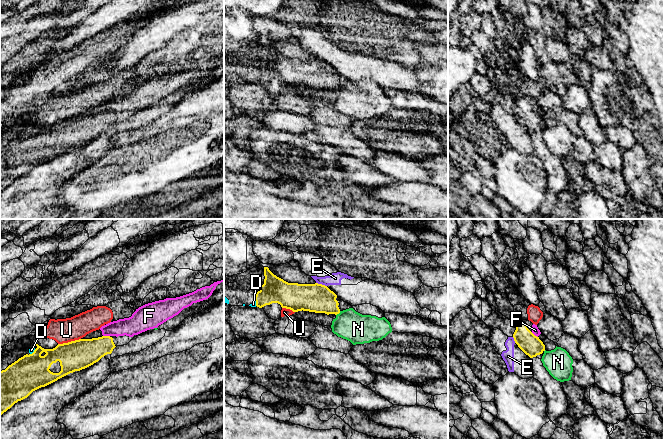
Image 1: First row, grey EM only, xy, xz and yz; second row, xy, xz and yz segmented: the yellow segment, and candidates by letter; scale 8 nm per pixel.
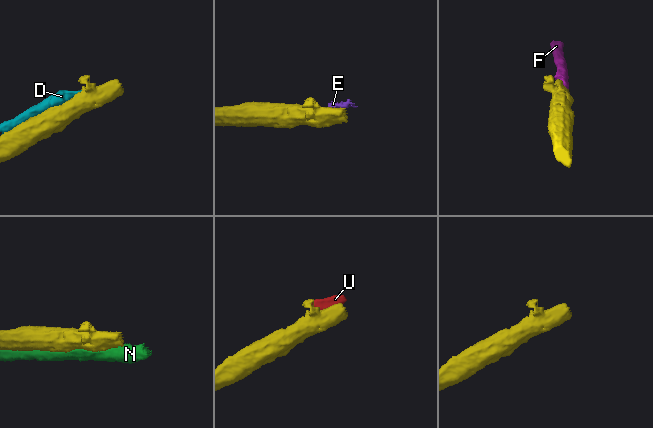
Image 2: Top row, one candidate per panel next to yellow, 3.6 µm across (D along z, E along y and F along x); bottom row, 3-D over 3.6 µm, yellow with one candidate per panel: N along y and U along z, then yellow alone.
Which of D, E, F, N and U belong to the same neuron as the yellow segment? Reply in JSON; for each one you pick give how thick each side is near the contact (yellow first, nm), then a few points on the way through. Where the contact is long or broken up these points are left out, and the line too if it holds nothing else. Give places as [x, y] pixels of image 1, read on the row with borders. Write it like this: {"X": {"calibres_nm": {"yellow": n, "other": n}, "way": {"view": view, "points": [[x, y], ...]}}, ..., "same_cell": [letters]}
{"F": {"calibres_nm": {"yellow": 240, "other": 160}, "way": {"view": "xy", "points": [[82, 353], [91, 351], [106, 336], [114, 328], [134, 325]]}}, "same_cell": ["F"]}

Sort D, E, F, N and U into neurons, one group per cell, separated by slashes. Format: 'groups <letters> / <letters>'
groups D U / E / F / N

